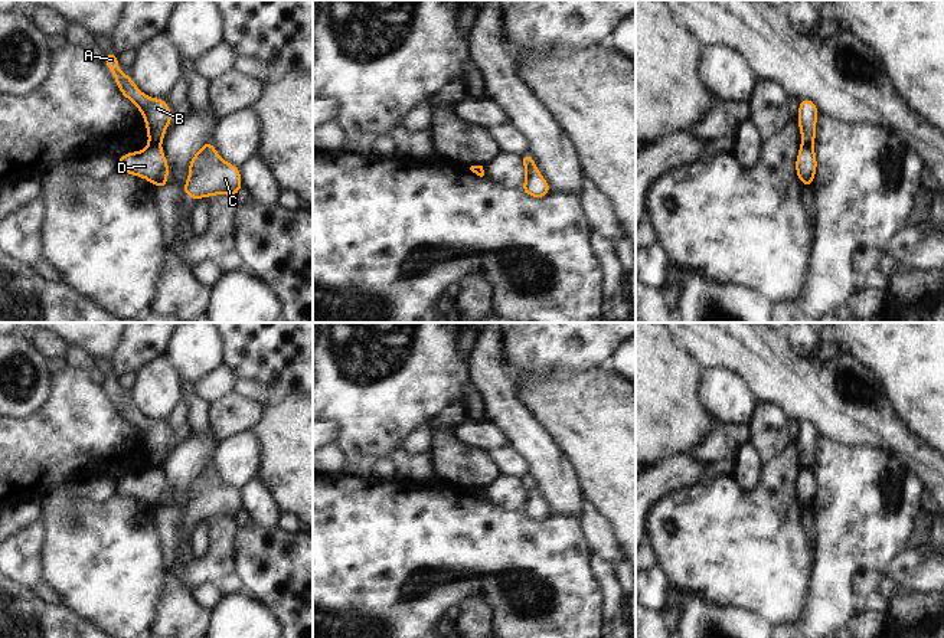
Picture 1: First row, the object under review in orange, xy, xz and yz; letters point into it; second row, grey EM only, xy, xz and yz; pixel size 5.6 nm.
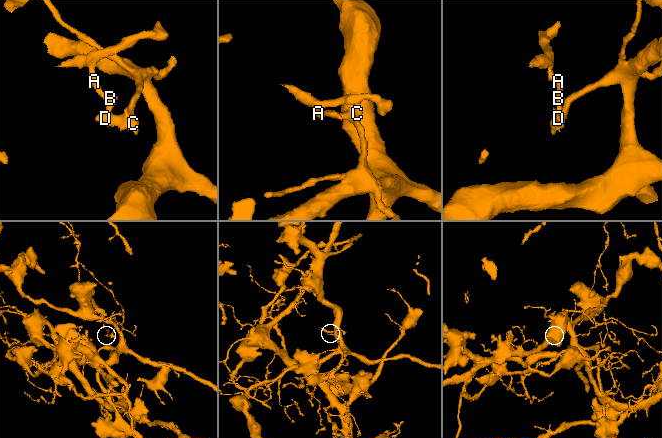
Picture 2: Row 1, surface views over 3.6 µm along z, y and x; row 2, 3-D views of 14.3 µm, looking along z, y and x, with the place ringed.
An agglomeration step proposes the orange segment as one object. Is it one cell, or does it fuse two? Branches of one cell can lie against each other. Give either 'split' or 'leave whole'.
split

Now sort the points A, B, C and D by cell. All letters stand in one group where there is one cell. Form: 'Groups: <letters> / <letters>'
Groups: A B / C D.

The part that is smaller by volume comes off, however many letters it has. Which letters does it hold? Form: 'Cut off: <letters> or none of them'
Cut off: A, B.

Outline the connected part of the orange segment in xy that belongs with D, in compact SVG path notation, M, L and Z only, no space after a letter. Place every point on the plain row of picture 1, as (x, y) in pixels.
M148 467L146 472L127 475L117 482L115 490L123 495L140 498L151 504L156 510L170 510L166 506L169 485L160 468Z

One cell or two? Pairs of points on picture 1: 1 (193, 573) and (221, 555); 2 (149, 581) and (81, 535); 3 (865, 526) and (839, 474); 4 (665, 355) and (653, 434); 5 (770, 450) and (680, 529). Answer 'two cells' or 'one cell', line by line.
1: one cell
2: one cell
3: one cell
4: one cell
5: two cells

